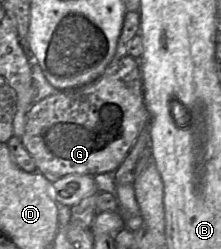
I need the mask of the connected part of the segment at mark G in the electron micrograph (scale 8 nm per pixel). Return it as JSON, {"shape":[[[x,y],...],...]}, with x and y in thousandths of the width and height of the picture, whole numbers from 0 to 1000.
{"shape":[[[570,221],[534,245],[507,249],[475,289],[430,325],[312,361],[258,361],[253,373],[226,382],[195,402],[163,406],[140,426],[118,466],[113,534],[95,554],[109,590],[149,635],[167,691],[186,695],[231,735],[267,723],[299,703],[439,703],[471,695],[516,695],[552,659],[597,590],[606,586],[629,538],[656,518],[665,498],[670,450],[652,422],[647,398],[647,329],[633,281],[633,233],[602,233]]]}

